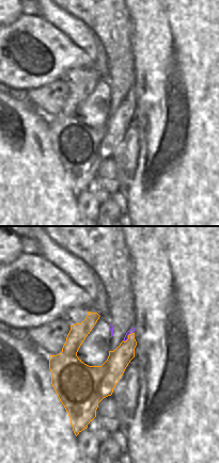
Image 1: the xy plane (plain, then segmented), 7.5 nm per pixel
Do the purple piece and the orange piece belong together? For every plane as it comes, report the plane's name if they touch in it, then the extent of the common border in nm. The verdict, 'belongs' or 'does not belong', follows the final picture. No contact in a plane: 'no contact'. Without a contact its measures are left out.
xy | 100 nm

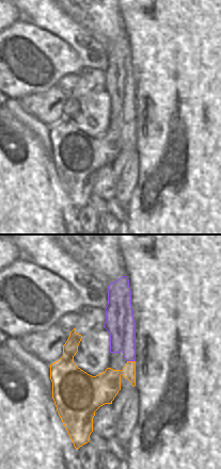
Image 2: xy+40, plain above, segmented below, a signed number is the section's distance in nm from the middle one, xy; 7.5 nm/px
xy+40 | 60 nm

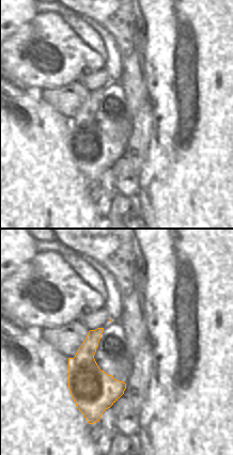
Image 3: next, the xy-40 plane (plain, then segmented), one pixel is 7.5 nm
no contact

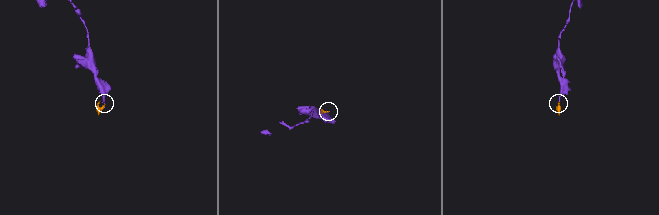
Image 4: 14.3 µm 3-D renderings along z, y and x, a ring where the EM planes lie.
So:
does not belong

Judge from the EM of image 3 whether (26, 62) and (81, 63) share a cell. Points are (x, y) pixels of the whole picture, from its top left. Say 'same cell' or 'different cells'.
same cell

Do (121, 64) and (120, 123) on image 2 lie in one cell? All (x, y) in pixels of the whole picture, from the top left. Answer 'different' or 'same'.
same

